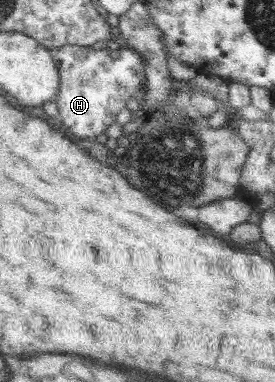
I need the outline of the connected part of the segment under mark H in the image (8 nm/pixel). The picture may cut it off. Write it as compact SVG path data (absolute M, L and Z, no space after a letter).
M66 44L59 48L52 49L52 57L57 65L59 75L59 92L57 92L55 102L57 102L60 119L67 130L77 134L79 138L95 139L99 134L104 133L113 123L116 122L117 114L126 107L131 98L139 97L143 90L145 81L145 64L142 56L133 49L120 48L111 50L104 46L99 46L96 50L92 47Z

